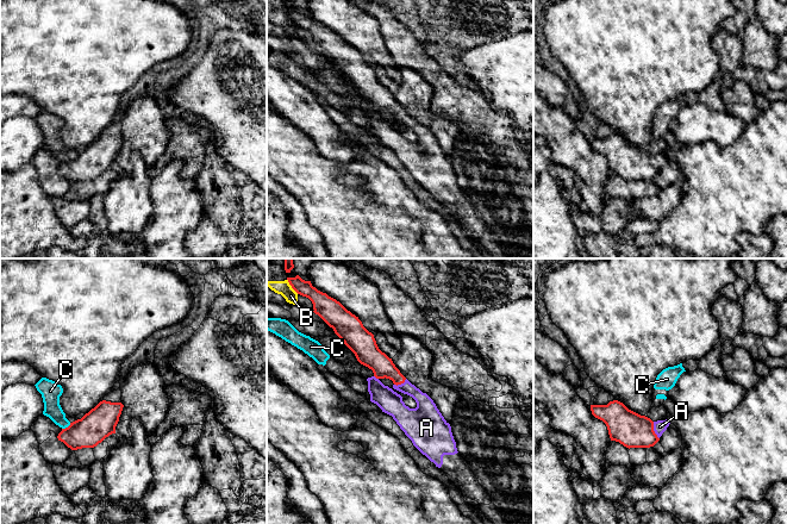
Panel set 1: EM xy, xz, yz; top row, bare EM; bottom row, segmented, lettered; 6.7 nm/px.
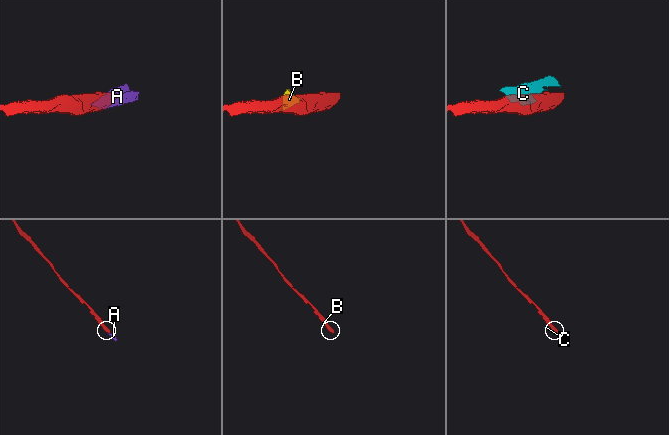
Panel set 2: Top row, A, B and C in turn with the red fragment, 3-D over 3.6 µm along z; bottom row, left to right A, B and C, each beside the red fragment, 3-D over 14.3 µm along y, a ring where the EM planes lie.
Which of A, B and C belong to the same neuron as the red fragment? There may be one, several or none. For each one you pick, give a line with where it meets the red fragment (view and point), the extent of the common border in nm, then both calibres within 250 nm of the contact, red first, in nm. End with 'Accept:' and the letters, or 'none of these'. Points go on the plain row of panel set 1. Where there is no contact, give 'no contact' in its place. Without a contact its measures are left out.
A: meets red in yz at (653, 163); contact 130 nm long; 240 nm thick on the red side, 90 nm on the other
Accept: A

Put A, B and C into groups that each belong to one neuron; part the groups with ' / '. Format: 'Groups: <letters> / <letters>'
Groups: A / B C

